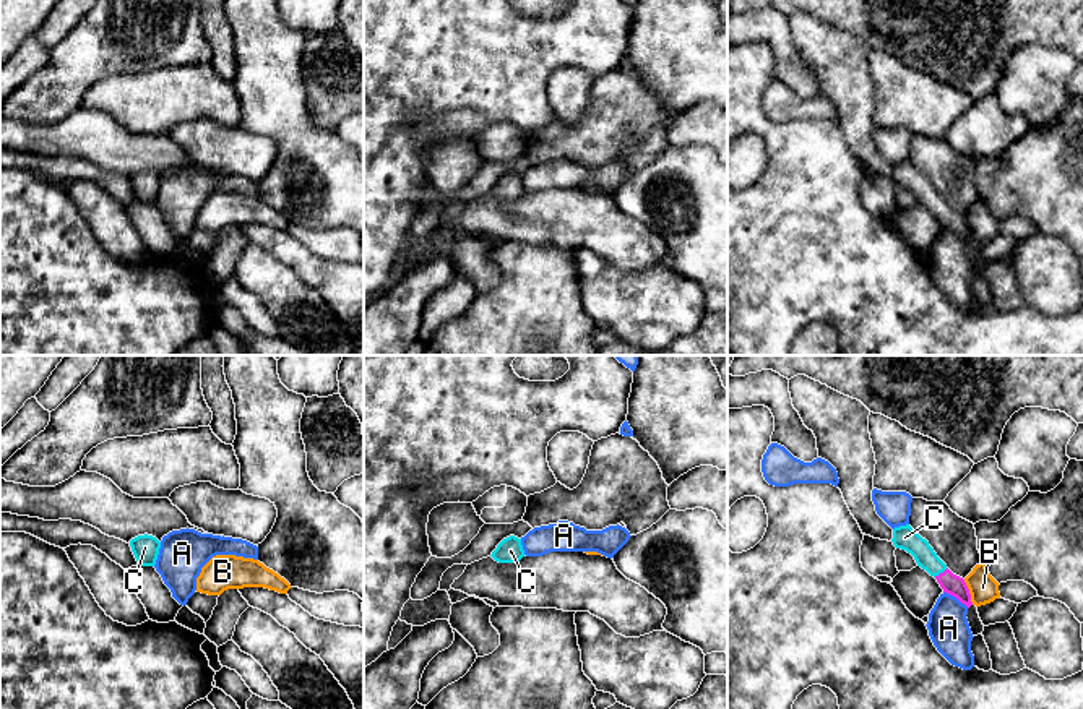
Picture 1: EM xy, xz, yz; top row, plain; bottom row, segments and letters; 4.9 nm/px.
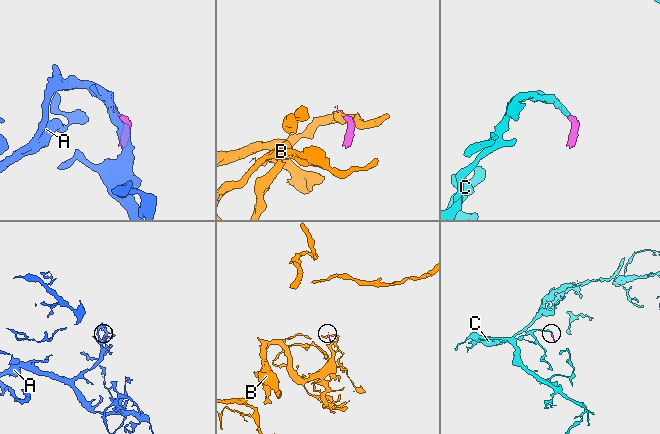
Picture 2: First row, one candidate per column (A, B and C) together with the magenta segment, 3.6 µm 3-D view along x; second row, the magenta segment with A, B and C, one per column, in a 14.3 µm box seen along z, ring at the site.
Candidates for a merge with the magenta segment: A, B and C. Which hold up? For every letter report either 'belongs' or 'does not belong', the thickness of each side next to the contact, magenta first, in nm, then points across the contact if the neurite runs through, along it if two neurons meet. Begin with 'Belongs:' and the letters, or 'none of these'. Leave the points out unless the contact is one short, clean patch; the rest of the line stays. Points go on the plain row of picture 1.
Belongs: C
A: does not belong | 100/200 nm
B: does not belong | 100/140 nm | along yz (963, 216), (973, 240)
C: belongs | 100/120 nm | across yz (950, 219), (940, 210), (905, 174)

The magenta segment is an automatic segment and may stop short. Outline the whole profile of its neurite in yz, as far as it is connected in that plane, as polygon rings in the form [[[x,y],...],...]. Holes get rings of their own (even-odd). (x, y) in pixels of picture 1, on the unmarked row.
[[[909,161],[893,165],[893,182],[911,190],[922,206],[937,216],[943,229],[956,234],[968,245],[973,242],[969,226],[963,214],[953,211],[937,193],[934,185]]]

